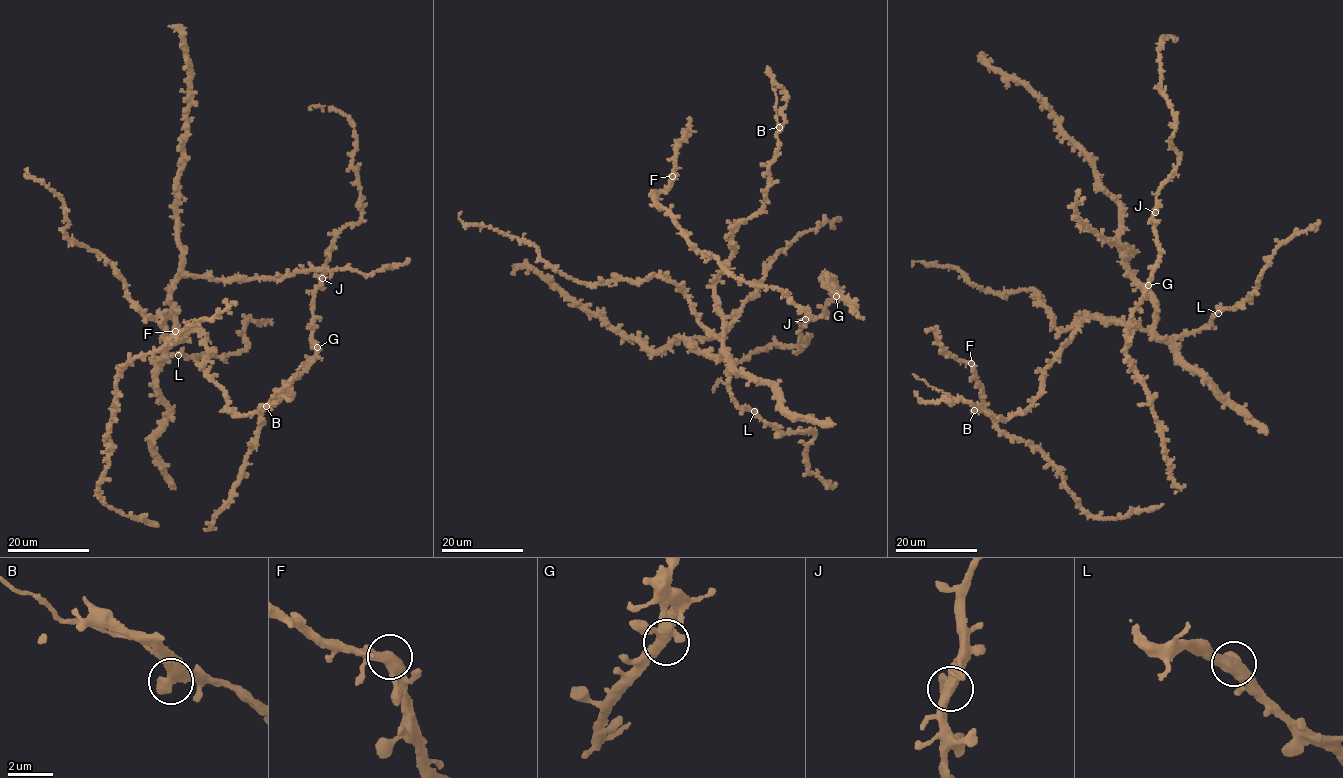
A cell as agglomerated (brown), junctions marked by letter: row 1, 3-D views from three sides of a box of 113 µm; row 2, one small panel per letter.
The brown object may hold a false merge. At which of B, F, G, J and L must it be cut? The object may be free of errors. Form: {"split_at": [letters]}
{"split_at": ["B"]}

